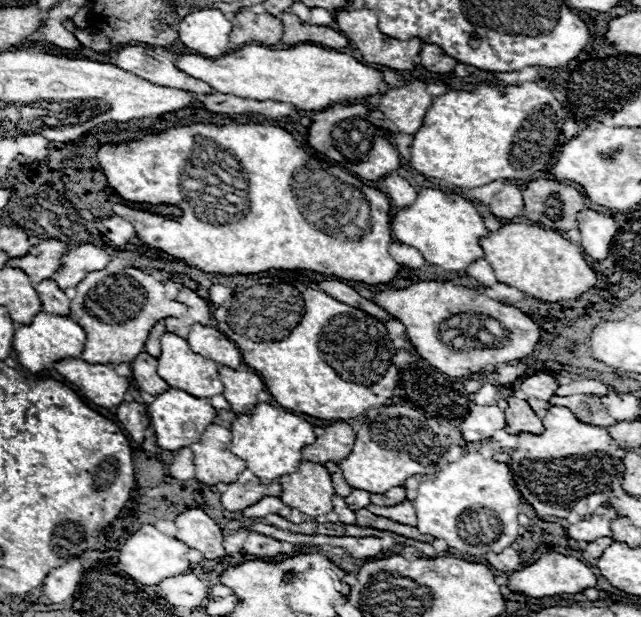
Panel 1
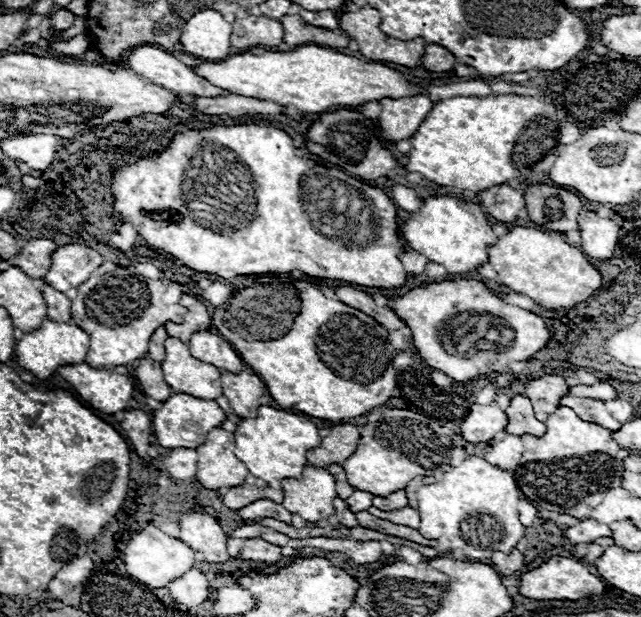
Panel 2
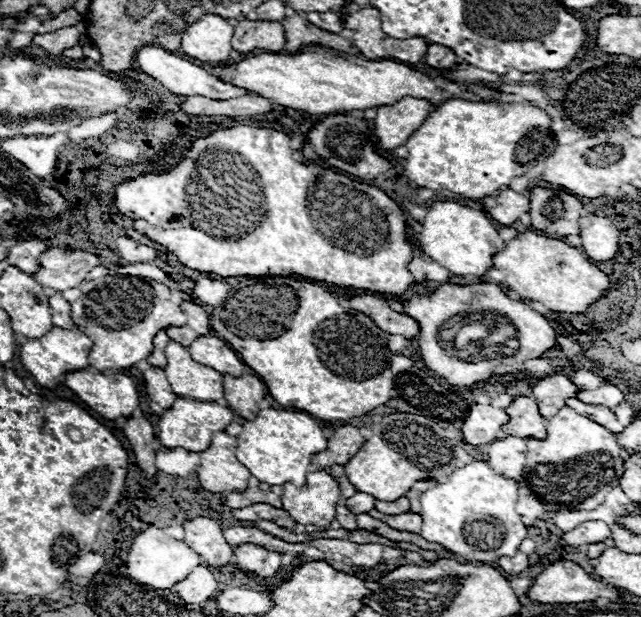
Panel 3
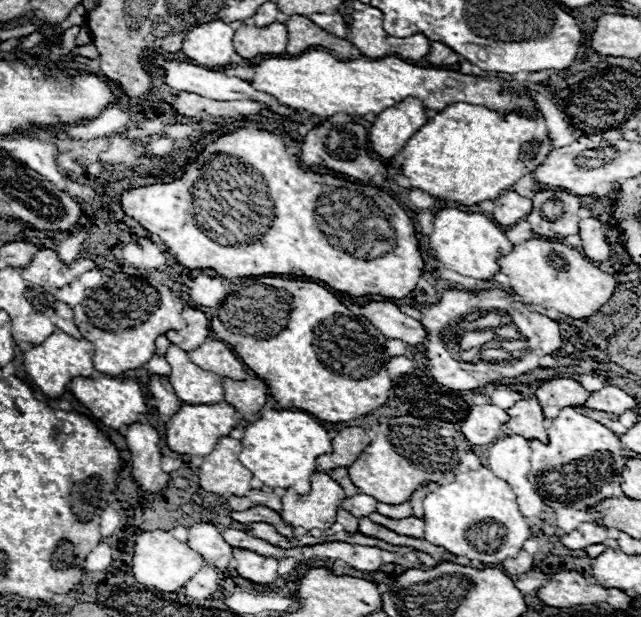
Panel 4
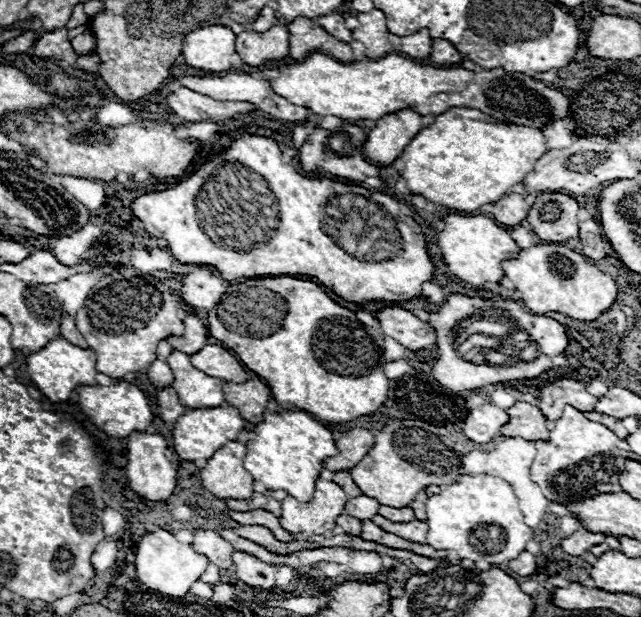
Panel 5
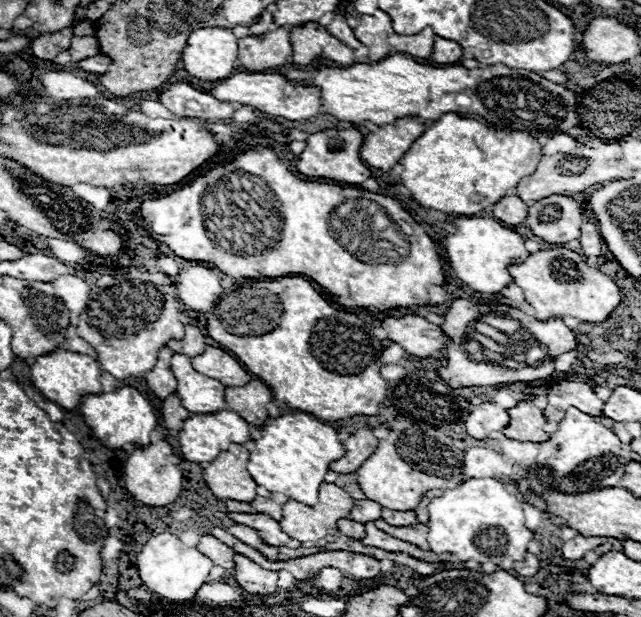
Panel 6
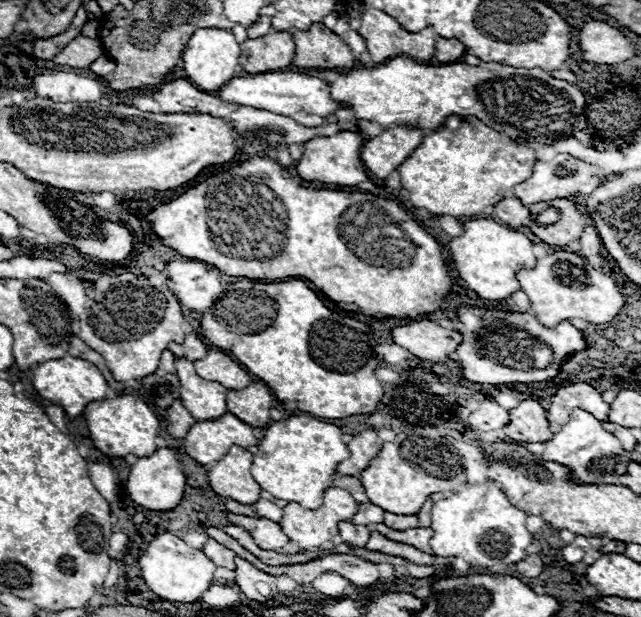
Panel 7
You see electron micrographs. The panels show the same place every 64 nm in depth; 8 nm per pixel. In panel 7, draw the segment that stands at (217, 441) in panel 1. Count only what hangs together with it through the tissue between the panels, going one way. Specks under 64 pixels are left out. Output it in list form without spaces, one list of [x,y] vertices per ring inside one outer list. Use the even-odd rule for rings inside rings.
[[[232,446],[228,454],[208,470],[208,482],[218,496],[232,496],[242,504],[254,504],[260,498],[260,486],[250,474],[252,454],[246,448]]]

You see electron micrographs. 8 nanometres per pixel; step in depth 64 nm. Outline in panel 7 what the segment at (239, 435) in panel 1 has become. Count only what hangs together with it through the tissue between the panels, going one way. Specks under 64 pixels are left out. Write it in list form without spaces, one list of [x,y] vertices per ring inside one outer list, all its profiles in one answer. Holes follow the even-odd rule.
[[[310,414],[288,416],[268,424],[264,430],[264,438],[258,442],[258,452],[254,454],[252,476],[272,496],[316,510],[322,506],[324,490],[332,486],[330,476],[336,472],[336,464],[348,456],[350,452],[342,442],[342,430],[338,426],[320,422]]]

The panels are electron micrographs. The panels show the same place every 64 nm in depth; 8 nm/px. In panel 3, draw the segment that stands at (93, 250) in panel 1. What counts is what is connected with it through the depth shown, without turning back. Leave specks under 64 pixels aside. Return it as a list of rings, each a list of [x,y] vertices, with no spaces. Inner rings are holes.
[[[50,248],[40,256],[40,262],[42,268],[32,274],[32,278],[40,286],[64,292],[68,288],[76,288],[86,274],[100,264],[100,256],[72,248]]]

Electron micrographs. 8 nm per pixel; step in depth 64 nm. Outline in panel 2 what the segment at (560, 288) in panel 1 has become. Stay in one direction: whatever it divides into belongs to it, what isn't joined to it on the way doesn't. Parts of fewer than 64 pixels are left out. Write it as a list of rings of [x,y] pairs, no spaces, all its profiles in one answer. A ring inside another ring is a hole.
[[[516,226],[510,228],[508,234],[500,236],[494,246],[488,246],[488,262],[498,272],[498,282],[508,286],[514,292],[530,296],[534,302],[546,308],[572,308],[578,302],[584,302],[588,296],[592,296],[602,286],[600,272],[586,260],[582,250],[570,246],[560,234],[548,234],[536,228]]]

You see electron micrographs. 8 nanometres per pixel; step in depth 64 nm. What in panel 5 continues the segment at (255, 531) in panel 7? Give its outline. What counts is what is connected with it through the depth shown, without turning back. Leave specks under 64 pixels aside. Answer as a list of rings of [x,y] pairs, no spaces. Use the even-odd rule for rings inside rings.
[[[250,510],[250,512],[230,512],[230,518],[240,522],[240,524],[260,524],[260,526],[266,526],[272,530],[272,534],[282,540],[282,542],[290,542],[294,540],[294,536],[290,532],[286,532],[282,526],[280,526],[280,518],[274,516],[272,512],[268,510]]]

